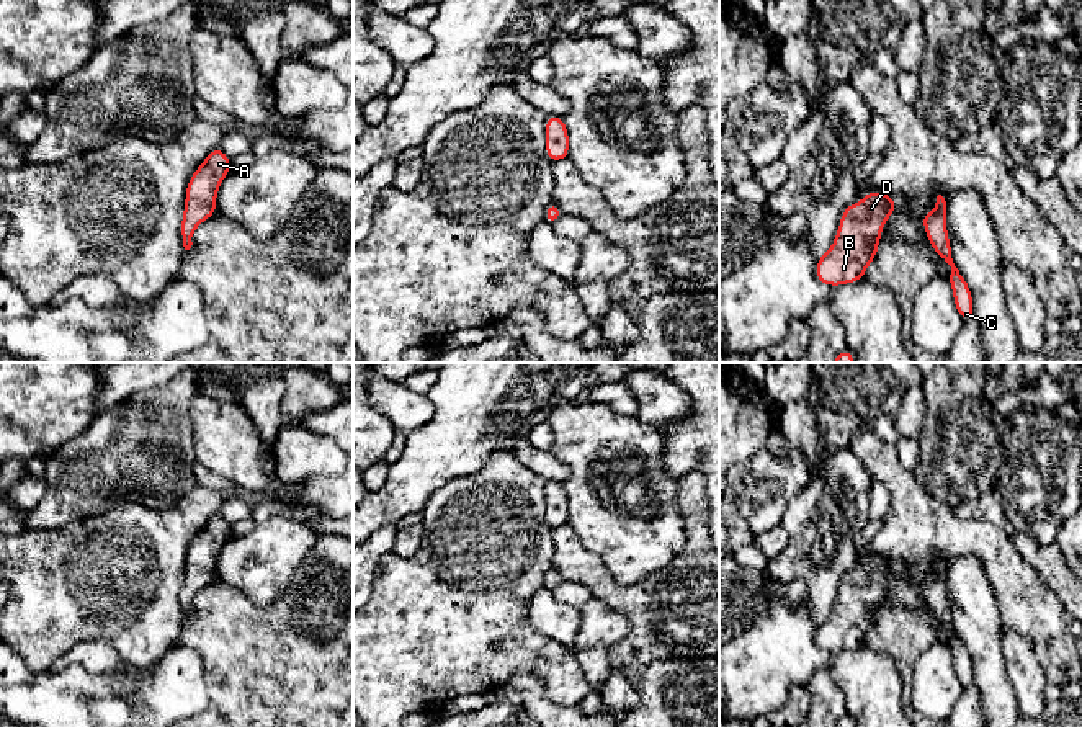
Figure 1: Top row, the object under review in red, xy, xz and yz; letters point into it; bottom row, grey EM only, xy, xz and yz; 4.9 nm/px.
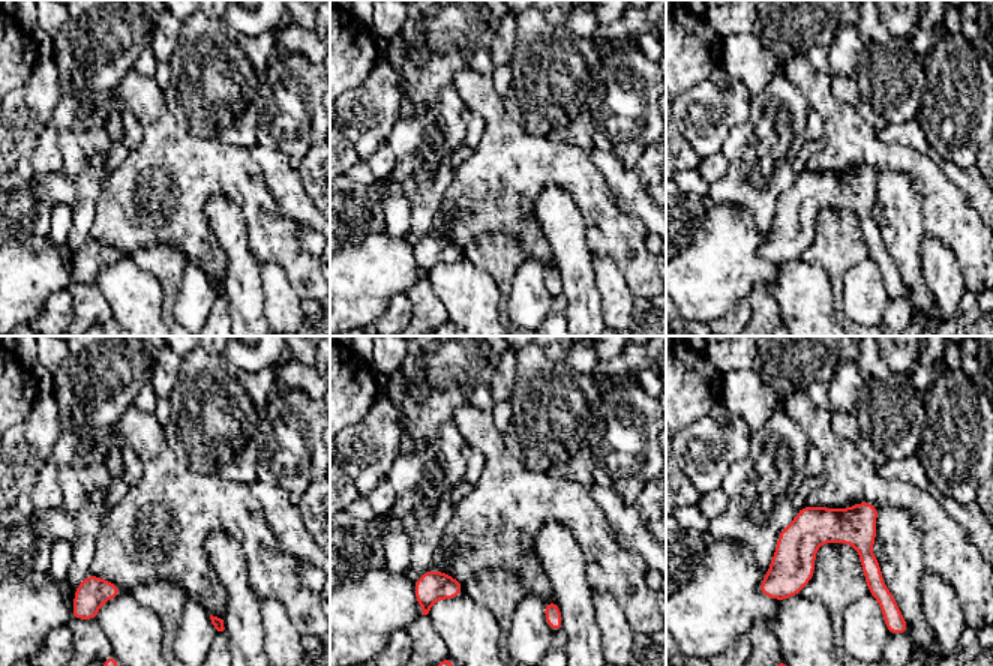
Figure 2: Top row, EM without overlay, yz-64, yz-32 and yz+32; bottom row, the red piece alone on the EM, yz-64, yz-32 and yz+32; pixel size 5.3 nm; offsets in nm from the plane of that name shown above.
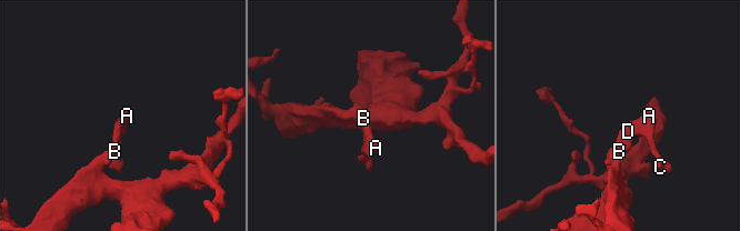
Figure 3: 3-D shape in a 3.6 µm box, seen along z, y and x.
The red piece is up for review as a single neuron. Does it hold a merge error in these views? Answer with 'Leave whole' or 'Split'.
Leave whole

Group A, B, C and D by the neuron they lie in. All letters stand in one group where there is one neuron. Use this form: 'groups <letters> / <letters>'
groups A B C D

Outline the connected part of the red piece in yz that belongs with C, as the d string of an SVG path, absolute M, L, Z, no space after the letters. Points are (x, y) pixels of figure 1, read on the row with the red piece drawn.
M938 195L935 203L935 211L925 212L922 216L922 222L925 226L925 234L930 240L930 245L938 253L938 257L951 266L951 273L946 276L946 280L951 283L955 307L964 322L974 319L974 304L972 304L971 289L964 276L953 263L951 244L948 239L945 219L946 219L946 201L941 195Z

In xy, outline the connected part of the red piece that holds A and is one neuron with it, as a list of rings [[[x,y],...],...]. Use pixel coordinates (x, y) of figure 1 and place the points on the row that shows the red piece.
[[[216,147],[191,175],[186,185],[185,212],[180,226],[185,250],[190,250],[193,245],[193,230],[217,212],[216,195],[230,168],[230,159],[221,147]]]

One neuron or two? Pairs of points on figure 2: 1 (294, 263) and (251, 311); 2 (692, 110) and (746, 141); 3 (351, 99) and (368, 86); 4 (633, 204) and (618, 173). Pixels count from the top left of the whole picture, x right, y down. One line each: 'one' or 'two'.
1: two
2: two
3: one
4: one

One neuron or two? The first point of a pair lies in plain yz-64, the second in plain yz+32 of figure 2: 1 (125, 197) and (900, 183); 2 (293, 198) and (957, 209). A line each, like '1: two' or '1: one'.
1: two
2: two

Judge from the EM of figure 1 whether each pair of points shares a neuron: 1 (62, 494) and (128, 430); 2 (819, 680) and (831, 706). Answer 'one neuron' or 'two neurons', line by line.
1: one neuron
2: one neuron

